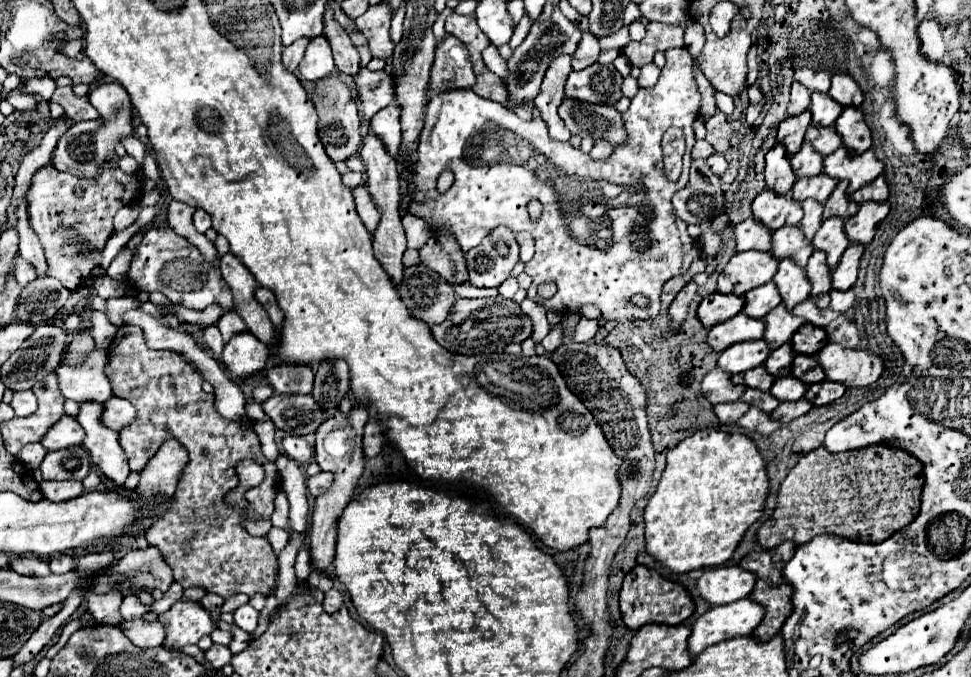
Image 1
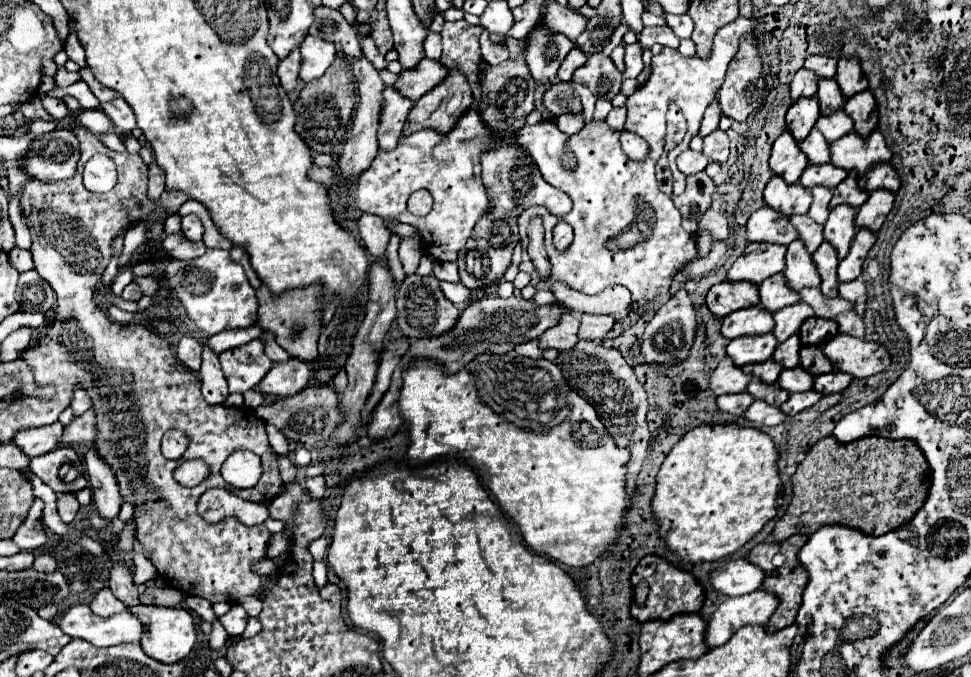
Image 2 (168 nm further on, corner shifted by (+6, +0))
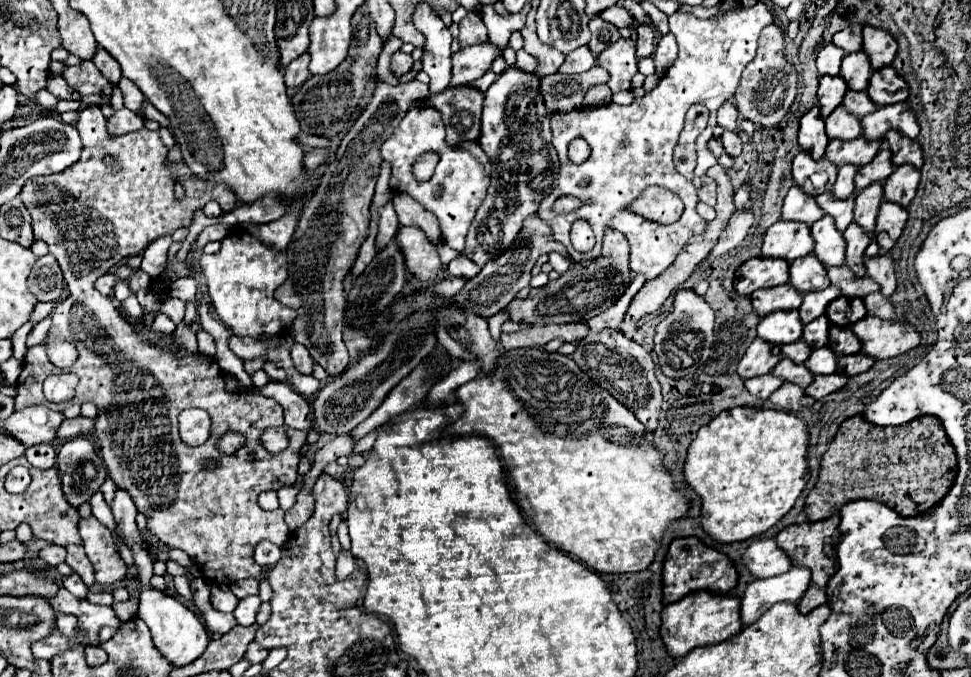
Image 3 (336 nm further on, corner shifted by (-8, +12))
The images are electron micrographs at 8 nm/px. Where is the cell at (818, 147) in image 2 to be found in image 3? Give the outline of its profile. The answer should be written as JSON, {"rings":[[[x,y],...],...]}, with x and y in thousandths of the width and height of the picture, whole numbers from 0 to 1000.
{"rings":[[[865,155],[859,167],[855,167],[855,173],[851,176],[851,196],[855,205],[867,205],[867,208],[875,208],[888,199],[888,185],[884,179],[884,173],[875,170],[869,155]]]}

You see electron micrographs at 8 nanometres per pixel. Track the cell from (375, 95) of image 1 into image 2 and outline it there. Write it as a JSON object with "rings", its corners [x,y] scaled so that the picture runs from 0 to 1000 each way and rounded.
{"rings":[[[437,84],[426,102],[416,102],[410,111],[406,131],[414,143],[428,149],[433,146],[433,140],[437,140],[437,134],[443,134],[445,129],[449,129],[453,117],[457,117],[457,111],[459,111],[459,99],[453,90],[445,90]]]}

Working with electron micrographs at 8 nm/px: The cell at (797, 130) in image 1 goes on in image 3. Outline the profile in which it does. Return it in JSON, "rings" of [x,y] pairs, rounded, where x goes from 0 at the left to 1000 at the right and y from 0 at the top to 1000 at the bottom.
{"rings":[[[847,111],[844,114],[844,131],[842,131],[842,152],[847,158],[847,173],[851,176],[865,152],[867,152],[867,143],[871,137],[873,126],[871,120],[861,111],[861,114],[855,114],[855,111]]]}

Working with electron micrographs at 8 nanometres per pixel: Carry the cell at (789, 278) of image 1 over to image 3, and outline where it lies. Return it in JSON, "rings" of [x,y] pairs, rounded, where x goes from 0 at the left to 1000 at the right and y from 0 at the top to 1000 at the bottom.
{"rings":[[[849,318],[847,323],[842,323],[836,332],[836,350],[840,356],[838,374],[842,377],[842,383],[851,394],[869,391],[869,386],[871,386],[871,353],[861,338],[859,323],[855,323],[855,318]]]}

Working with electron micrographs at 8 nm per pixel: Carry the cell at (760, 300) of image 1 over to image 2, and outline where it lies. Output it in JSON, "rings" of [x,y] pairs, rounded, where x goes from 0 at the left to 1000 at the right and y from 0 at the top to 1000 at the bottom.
{"rings":[[[795,406],[795,412],[789,412],[787,418],[783,418],[781,433],[783,433],[783,453],[793,462],[805,456],[807,451],[816,451],[824,445],[822,433],[816,436],[816,430],[807,424],[807,412],[803,412],[803,406]]]}

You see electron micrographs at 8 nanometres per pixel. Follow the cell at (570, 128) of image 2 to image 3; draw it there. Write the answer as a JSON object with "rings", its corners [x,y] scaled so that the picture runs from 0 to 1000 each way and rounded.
{"rings":[[[617,124],[609,129],[601,143],[601,158],[616,158],[624,155],[630,146],[630,134],[625,124]]]}

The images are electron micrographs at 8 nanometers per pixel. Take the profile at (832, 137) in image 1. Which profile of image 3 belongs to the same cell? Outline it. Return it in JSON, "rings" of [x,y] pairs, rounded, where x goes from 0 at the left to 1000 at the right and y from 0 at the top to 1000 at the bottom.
{"rings":[[[873,131],[869,140],[869,152],[867,152],[877,170],[882,170],[884,176],[888,176],[894,167],[900,167],[904,161],[904,155],[894,143],[892,134],[880,134]]]}

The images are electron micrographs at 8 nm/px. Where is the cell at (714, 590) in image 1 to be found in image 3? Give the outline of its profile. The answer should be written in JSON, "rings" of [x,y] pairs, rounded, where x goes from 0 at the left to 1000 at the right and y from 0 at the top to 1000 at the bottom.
{"rings":[[[797,796],[777,799],[768,811],[764,829],[772,840],[772,846],[779,849],[781,855],[797,852],[801,846],[809,846],[816,838],[814,823],[807,814],[803,814],[803,808],[799,805]]]}

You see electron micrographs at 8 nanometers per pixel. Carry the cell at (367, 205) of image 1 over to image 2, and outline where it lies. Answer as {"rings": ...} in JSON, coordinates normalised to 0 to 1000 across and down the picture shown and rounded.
{"rings":[[[373,315],[373,321],[369,323],[369,338],[371,338],[371,350],[377,362],[377,368],[393,383],[398,377],[398,362],[402,356],[402,341],[395,332],[395,323],[391,323],[389,318],[383,315]]]}

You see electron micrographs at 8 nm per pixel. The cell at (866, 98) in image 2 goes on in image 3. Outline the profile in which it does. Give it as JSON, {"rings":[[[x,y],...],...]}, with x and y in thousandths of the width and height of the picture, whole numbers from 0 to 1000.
{"rings":[[[908,99],[898,108],[894,140],[902,155],[919,155],[933,149],[937,140],[935,123],[923,108],[921,99]]]}

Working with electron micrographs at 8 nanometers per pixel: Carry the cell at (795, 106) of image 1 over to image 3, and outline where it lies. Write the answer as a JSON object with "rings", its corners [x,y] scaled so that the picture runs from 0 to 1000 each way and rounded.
{"rings":[[[853,64],[851,69],[847,69],[847,75],[842,78],[840,96],[842,96],[842,108],[844,111],[863,111],[865,108],[865,93],[867,93],[869,75],[865,69],[861,69],[859,64]]]}

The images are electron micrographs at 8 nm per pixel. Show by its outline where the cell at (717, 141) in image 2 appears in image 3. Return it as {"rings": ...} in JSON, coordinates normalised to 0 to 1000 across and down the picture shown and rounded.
{"rings":[[[746,194],[744,202],[742,202],[744,214],[746,214],[746,223],[752,229],[752,232],[760,232],[764,226],[764,208],[760,202],[758,194]]]}

